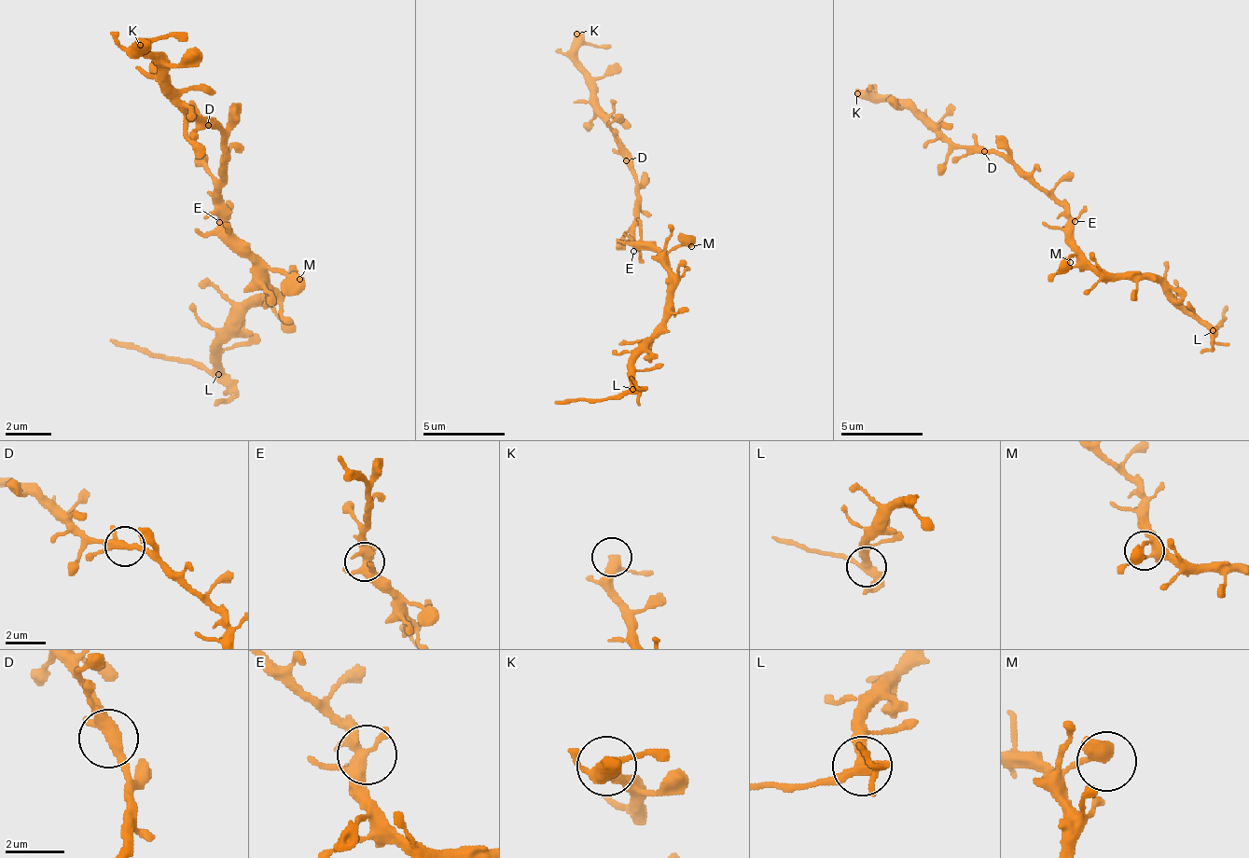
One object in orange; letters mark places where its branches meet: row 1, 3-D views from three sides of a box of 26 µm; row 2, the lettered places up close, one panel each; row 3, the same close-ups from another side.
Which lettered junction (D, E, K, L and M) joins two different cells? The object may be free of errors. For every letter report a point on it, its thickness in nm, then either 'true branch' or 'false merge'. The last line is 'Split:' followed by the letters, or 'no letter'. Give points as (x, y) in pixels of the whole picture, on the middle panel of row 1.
D: (626, 160) | 340 nm | true branch
E: (633, 251) | 400 nm | true branch
K: (576, 34) | 380 nm | true branch
L: (632, 389) | 320 nm | false merge
M: (691, 246) | 600 nm | true branch
Split: L

